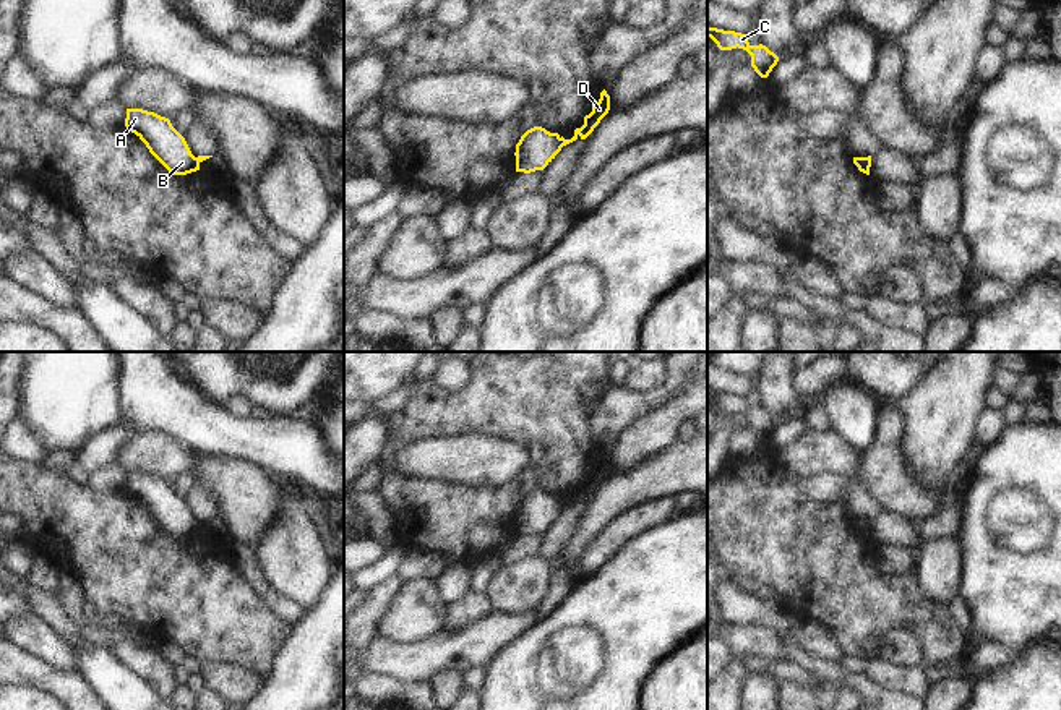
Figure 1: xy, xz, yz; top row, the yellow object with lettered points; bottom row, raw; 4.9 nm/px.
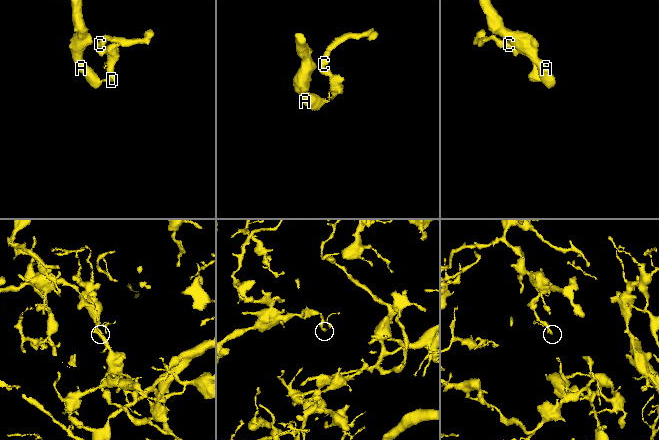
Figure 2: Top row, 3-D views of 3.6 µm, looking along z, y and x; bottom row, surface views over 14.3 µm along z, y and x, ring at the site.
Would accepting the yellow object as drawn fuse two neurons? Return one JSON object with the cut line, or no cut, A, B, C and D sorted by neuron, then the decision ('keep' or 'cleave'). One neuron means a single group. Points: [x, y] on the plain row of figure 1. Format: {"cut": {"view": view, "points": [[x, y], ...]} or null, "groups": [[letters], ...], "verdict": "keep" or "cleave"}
{"cut": {"view": "xz", "points": [[558, 501], [562, 509]]}, "groups": [["A", "B"], ["C", "D"]], "verdict": "cleave"}

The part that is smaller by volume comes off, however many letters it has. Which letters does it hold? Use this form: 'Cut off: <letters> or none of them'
Cut off: C, D

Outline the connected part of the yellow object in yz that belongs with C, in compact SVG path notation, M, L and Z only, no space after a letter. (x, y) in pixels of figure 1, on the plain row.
M707 389L707 400L711 400L720 413L732 413L737 410L746 413L751 418L751 430L761 441L767 441L779 425L779 420L766 408L751 408L746 397Z

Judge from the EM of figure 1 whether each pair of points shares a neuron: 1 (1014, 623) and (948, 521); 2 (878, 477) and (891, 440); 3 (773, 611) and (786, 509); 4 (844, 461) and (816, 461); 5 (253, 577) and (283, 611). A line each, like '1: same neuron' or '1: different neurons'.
1: different neurons
2: same neuron
3: different neurons
4: same neuron
5: same neuron

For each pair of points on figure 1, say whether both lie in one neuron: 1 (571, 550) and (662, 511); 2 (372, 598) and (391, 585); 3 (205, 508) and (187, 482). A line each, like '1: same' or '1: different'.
1: different
2: same
3: same

